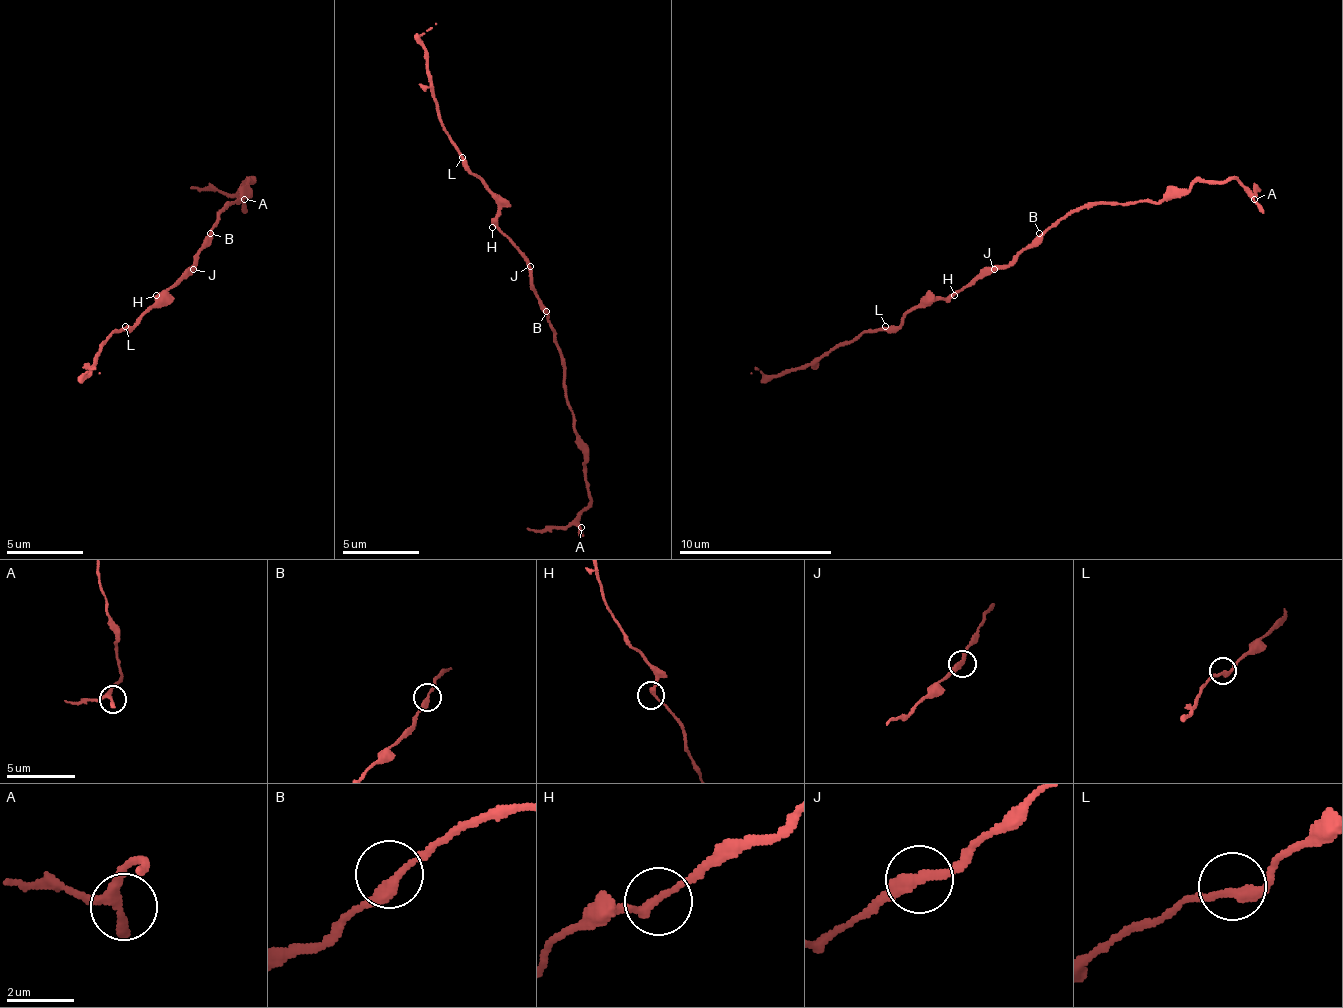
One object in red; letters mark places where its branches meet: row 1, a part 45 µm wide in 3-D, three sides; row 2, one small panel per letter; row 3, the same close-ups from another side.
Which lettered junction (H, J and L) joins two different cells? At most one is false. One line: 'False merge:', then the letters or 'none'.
False merge: J

